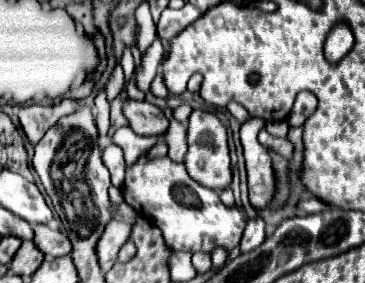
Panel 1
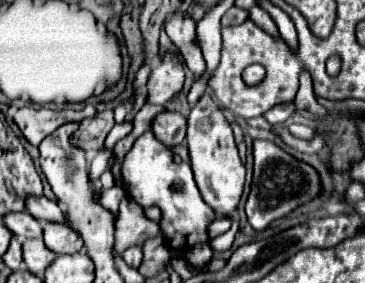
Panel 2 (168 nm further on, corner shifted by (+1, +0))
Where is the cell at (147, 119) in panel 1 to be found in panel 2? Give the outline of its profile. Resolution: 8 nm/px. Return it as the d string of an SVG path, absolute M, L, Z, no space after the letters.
M163 112L153 120L151 130L155 132L155 138L165 146L177 146L185 142L187 120L177 112Z

